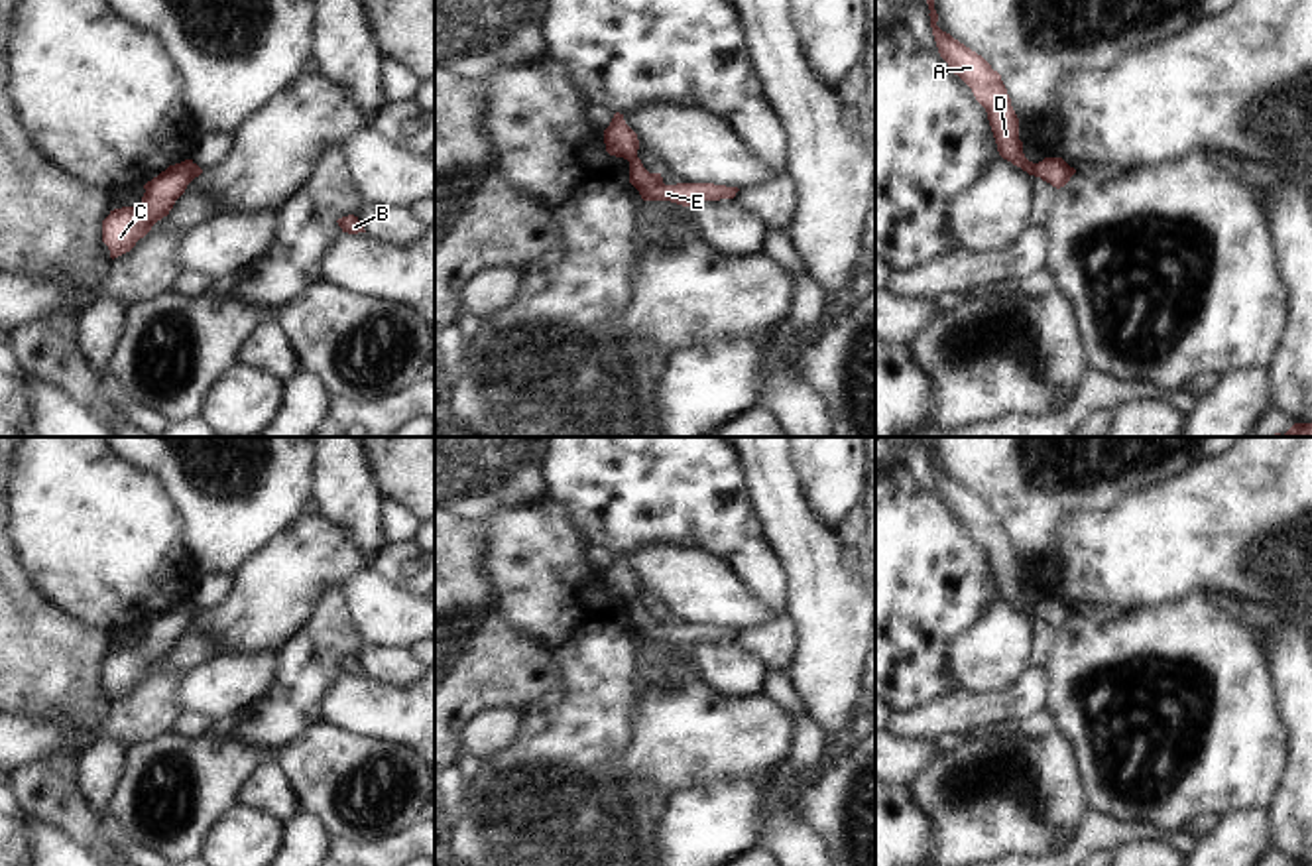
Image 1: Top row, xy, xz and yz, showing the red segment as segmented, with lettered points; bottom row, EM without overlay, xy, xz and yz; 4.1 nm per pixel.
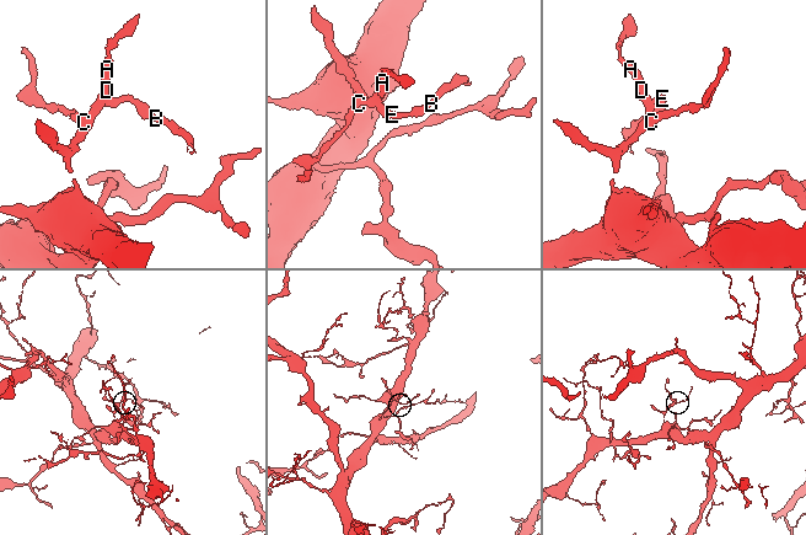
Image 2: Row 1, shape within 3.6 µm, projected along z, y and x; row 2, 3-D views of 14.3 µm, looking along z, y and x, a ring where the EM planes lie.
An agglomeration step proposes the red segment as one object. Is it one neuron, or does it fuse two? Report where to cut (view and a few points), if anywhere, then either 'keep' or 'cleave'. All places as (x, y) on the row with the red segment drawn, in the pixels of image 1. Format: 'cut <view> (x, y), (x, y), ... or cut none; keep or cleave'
cut yz (1033, 164), (1035, 174); cleave

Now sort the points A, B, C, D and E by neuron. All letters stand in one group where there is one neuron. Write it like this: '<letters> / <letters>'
A C D / B E

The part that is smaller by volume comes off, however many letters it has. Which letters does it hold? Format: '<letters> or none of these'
B, E

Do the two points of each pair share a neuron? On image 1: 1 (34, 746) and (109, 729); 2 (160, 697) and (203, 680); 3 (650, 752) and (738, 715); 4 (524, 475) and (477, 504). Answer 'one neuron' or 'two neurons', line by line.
1: one neuron
2: two neurons
3: one neuron
4: one neuron

